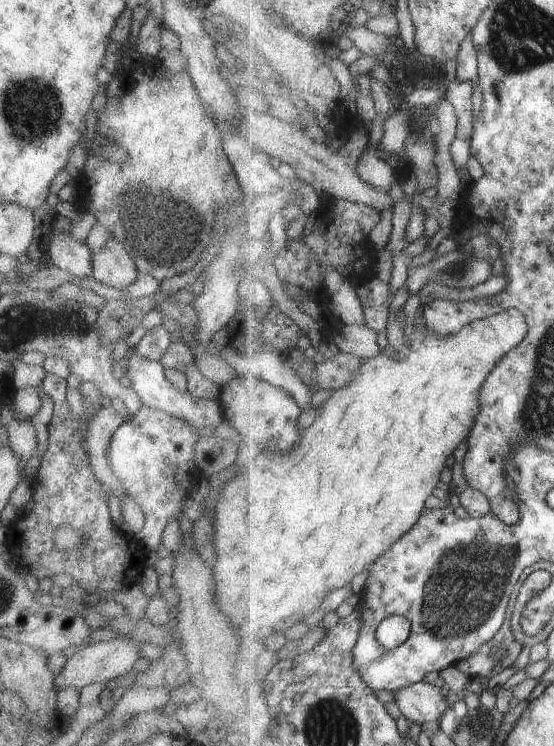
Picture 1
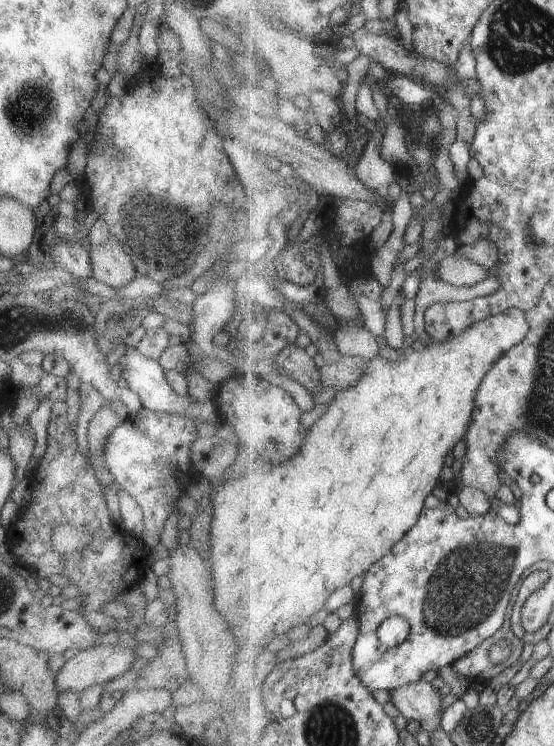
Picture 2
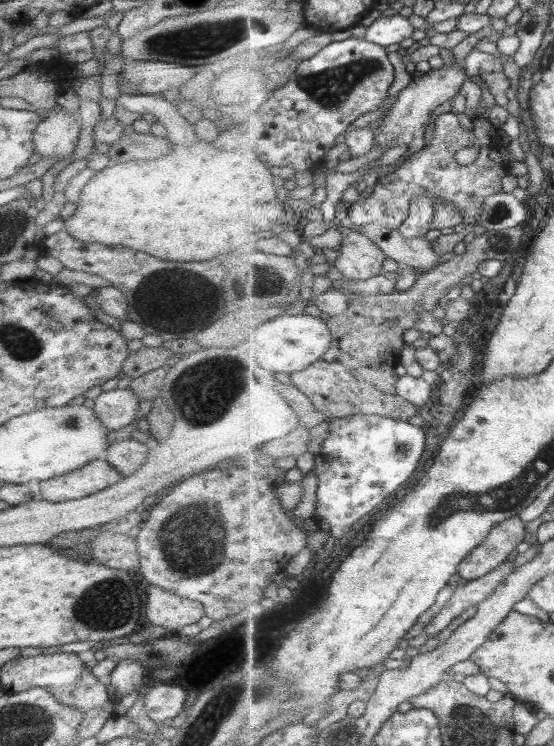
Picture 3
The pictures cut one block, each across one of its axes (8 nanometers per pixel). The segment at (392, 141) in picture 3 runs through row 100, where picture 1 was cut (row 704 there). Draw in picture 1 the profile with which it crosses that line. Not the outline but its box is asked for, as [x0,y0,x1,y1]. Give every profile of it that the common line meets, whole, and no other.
[394,681,451,726]

